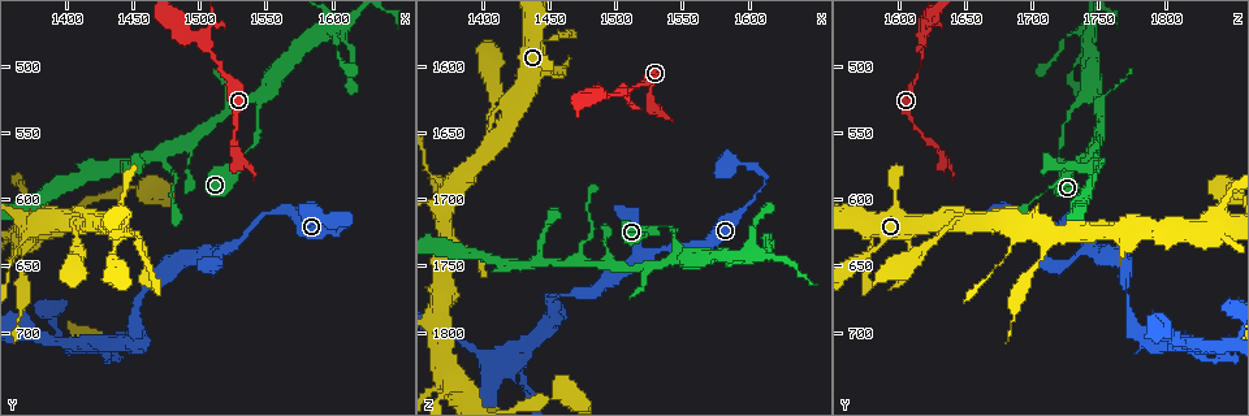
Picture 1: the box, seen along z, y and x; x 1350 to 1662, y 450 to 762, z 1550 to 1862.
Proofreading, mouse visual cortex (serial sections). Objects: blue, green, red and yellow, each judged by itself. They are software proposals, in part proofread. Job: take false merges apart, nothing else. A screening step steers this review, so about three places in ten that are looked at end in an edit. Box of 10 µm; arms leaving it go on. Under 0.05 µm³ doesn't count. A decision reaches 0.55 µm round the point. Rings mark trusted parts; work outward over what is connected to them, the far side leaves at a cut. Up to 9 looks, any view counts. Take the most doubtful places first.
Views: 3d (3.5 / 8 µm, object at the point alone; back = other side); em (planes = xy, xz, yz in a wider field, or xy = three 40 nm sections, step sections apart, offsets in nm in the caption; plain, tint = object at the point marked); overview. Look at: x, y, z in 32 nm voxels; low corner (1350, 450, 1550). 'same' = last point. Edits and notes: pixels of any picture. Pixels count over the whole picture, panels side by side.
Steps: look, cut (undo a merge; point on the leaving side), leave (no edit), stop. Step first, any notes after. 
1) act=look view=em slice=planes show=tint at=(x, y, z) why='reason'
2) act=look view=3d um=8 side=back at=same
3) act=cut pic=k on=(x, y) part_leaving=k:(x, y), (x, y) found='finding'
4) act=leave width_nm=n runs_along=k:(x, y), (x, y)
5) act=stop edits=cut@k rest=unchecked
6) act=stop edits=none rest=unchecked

act=look view=3d um=3.5 at=(1506, 484, 1616) why='thick turns thin'

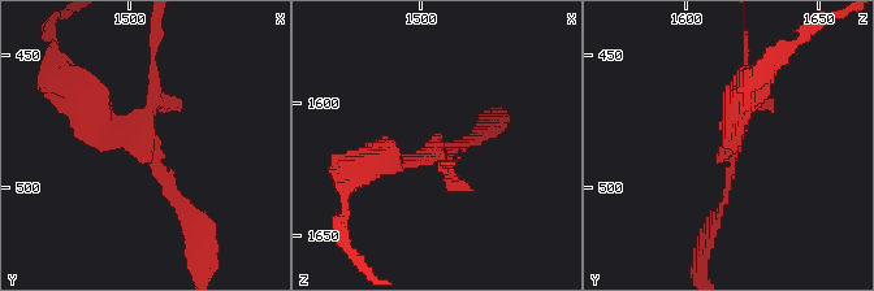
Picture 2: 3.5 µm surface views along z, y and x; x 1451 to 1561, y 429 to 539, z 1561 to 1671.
act=look view=em slice=xy step=3 show=tint at=(1504, 484, 1617) arms=3 arm_widths_nm=100,150,300 why='shape alone is not enough'

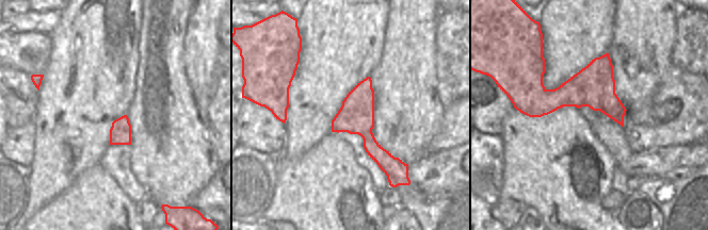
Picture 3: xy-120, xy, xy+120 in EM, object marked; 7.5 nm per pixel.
act=cut pic=2 on=(728, 116) part_leaving=2:(111, 137), (55, 73), (51, 56) found='a second cell is stuck on'

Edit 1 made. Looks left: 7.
act=look view=3d um=3.5 at=(1548, 524, 1738) why='thin arm on a thick one'

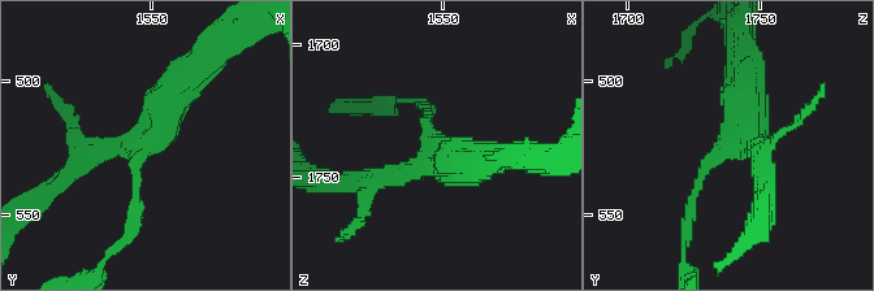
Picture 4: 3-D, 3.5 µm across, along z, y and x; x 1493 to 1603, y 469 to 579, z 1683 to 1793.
act=look view=em slice=xy step=3 show=tint at=(1547, 525, 1739) arms=3 arm_widths_nm=150,250,450 why='need the tissue'

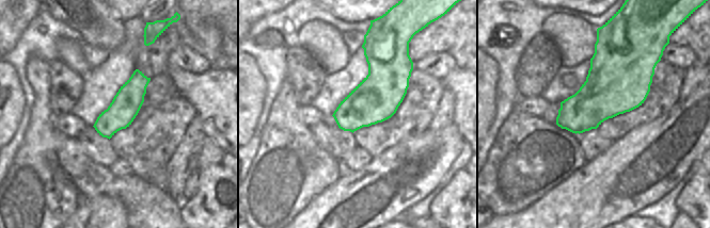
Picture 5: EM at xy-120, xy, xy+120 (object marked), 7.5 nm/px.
act=leave runs_along=4:(423, 105), (435, 152), (363, 182) found='continuous, no second cell'

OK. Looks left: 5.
act=look view=3d um=3.5 at=(1598, 472, 1742) why='abrupt turn'

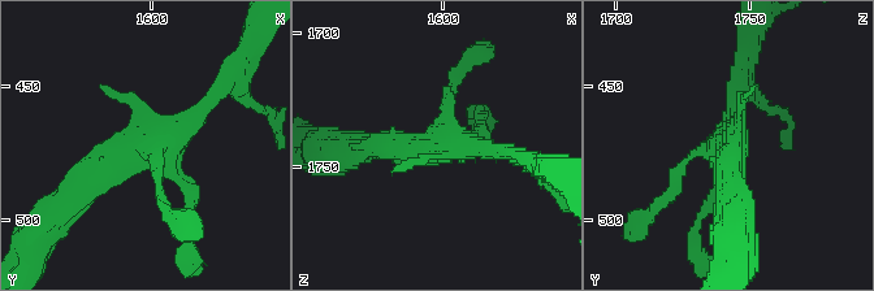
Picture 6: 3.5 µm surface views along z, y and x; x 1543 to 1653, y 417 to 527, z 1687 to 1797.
act=look view=em slice=xy step=1 show=tint at=(1599, 472, 1742) why='shape alone is not enough'

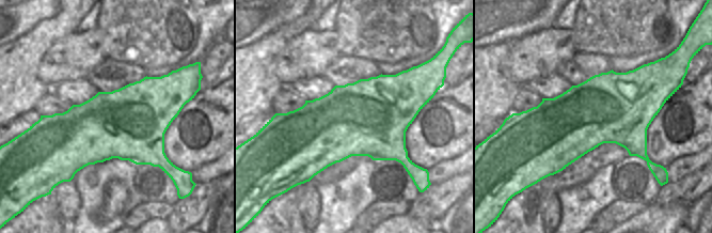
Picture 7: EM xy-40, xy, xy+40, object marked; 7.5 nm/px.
act=leave runs_along=6:(78, 196), (221, 88) found='all the same cell'

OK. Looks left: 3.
act=look view=3d um=3.5 side=back at=(1444, 574, 1746)

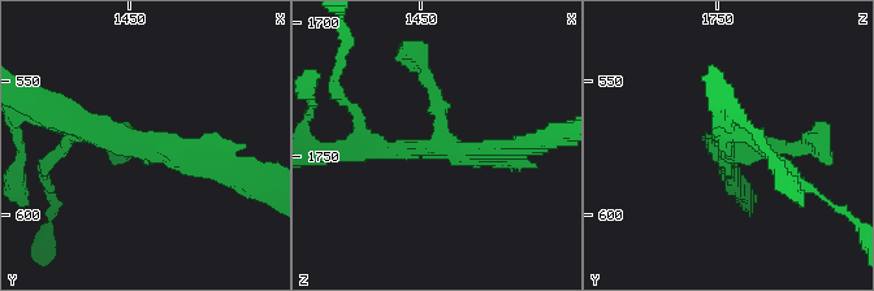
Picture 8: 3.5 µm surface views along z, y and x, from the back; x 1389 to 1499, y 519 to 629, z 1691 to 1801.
act=look view=em slice=xy step=3 show=tint at=(1443, 576, 1745)

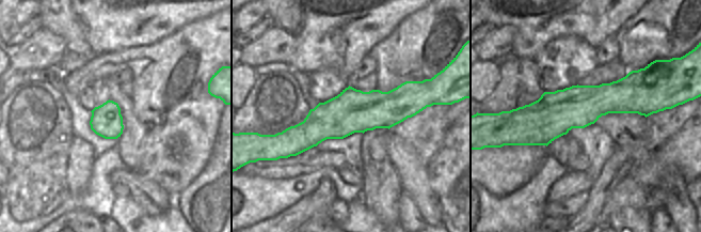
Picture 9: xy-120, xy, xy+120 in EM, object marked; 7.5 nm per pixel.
act=leave found='continuous, no second cell'

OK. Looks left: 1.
act=stop edits=cut@2 rest=unchecked

